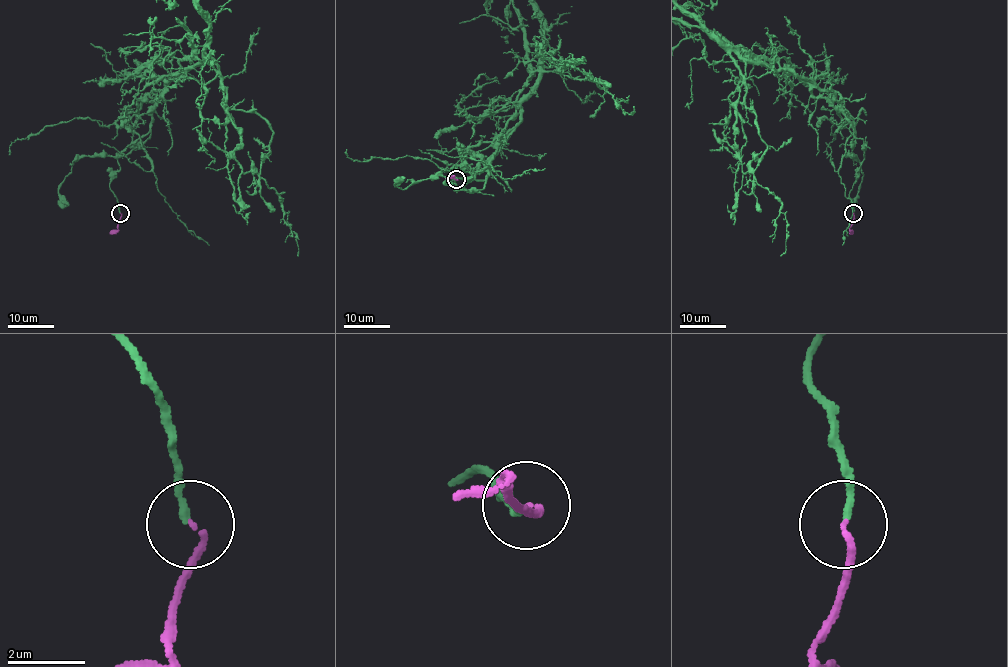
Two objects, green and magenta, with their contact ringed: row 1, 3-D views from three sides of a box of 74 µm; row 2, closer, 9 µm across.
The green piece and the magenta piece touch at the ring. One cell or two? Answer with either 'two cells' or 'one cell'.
one cell

